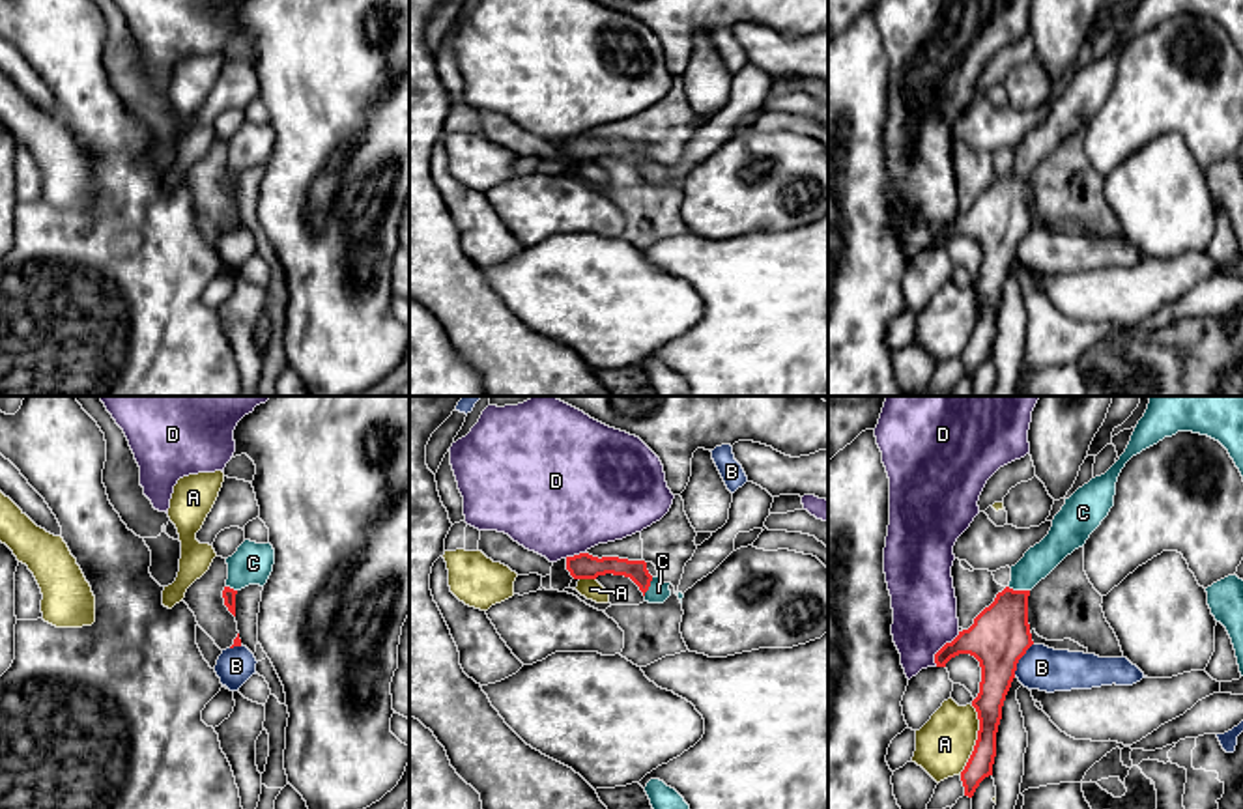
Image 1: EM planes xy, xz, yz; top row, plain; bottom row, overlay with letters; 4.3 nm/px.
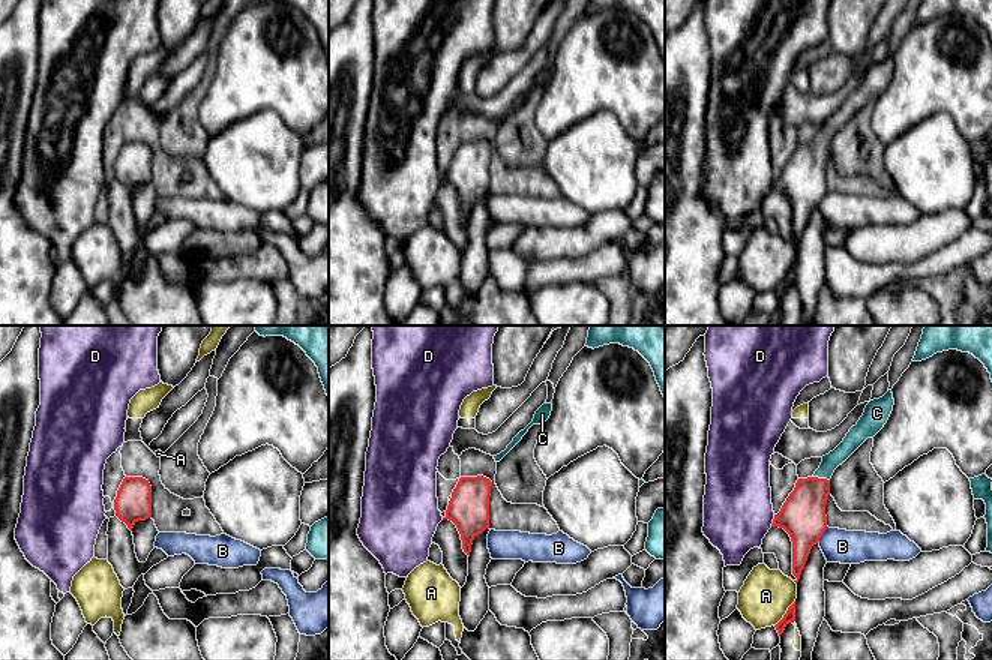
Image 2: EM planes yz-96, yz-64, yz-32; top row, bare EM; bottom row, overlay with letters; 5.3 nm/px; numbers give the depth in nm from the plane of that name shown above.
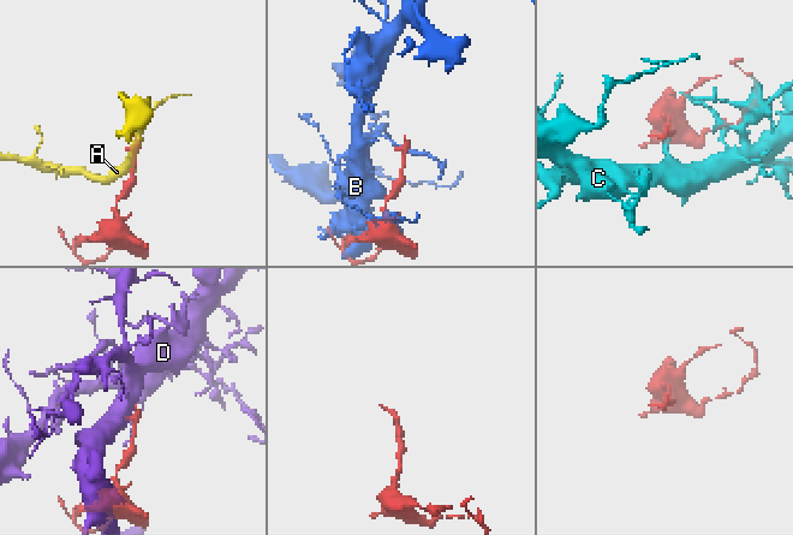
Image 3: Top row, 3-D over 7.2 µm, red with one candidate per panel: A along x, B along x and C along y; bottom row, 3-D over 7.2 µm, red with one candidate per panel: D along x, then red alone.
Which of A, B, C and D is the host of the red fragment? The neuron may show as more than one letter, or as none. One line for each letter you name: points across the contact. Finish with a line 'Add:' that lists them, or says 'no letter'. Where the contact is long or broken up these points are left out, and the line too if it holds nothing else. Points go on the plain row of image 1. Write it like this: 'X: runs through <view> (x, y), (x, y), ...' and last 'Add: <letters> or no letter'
C: runs through yz (1000, 217), (1019, 172), (1023, 159), (1043, 139)
Add: C

